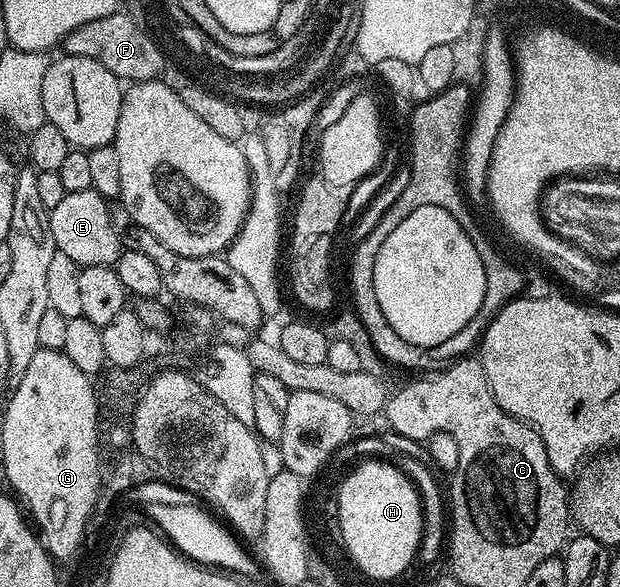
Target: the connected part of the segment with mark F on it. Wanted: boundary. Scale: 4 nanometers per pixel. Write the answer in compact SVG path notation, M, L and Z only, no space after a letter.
M114 18L101 20L99 24L78 25L63 41L62 51L74 57L90 57L98 65L106 65L122 81L142 83L146 79L155 79L166 63L166 57L158 53L156 45L150 43L136 27L126 19Z

